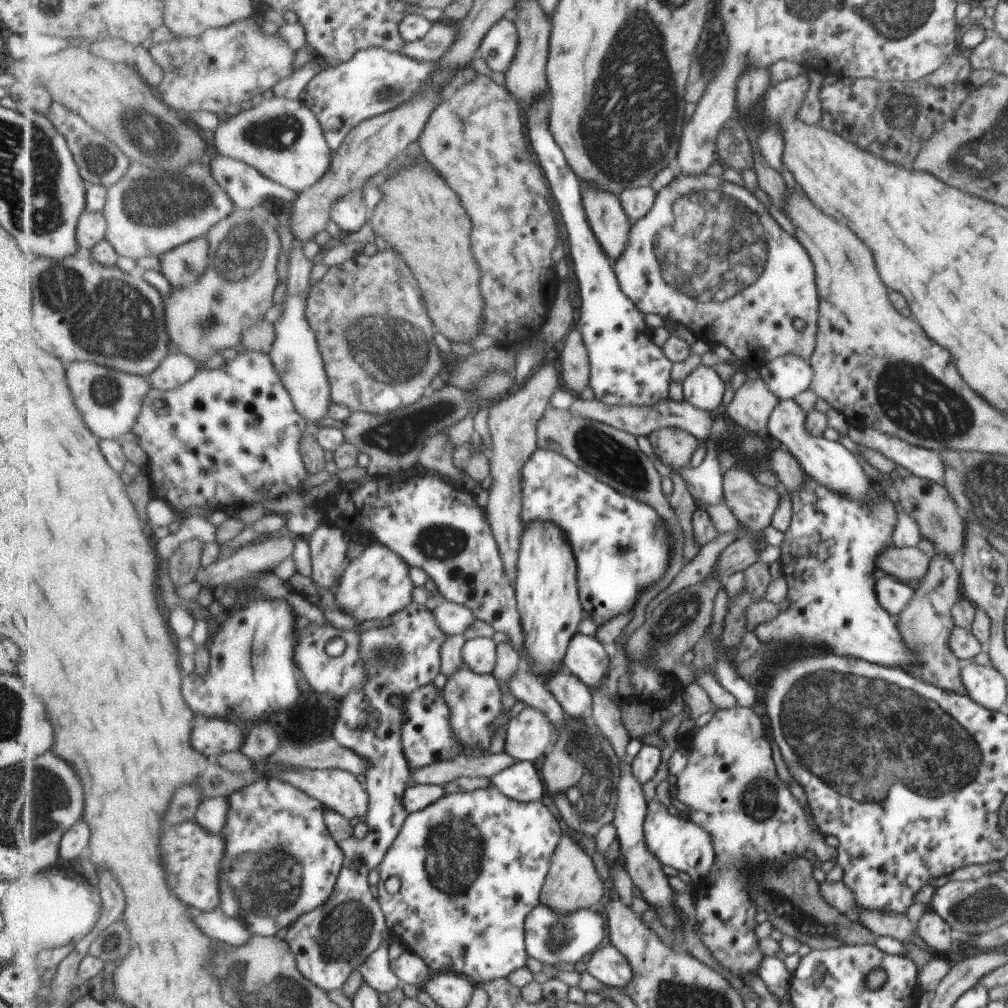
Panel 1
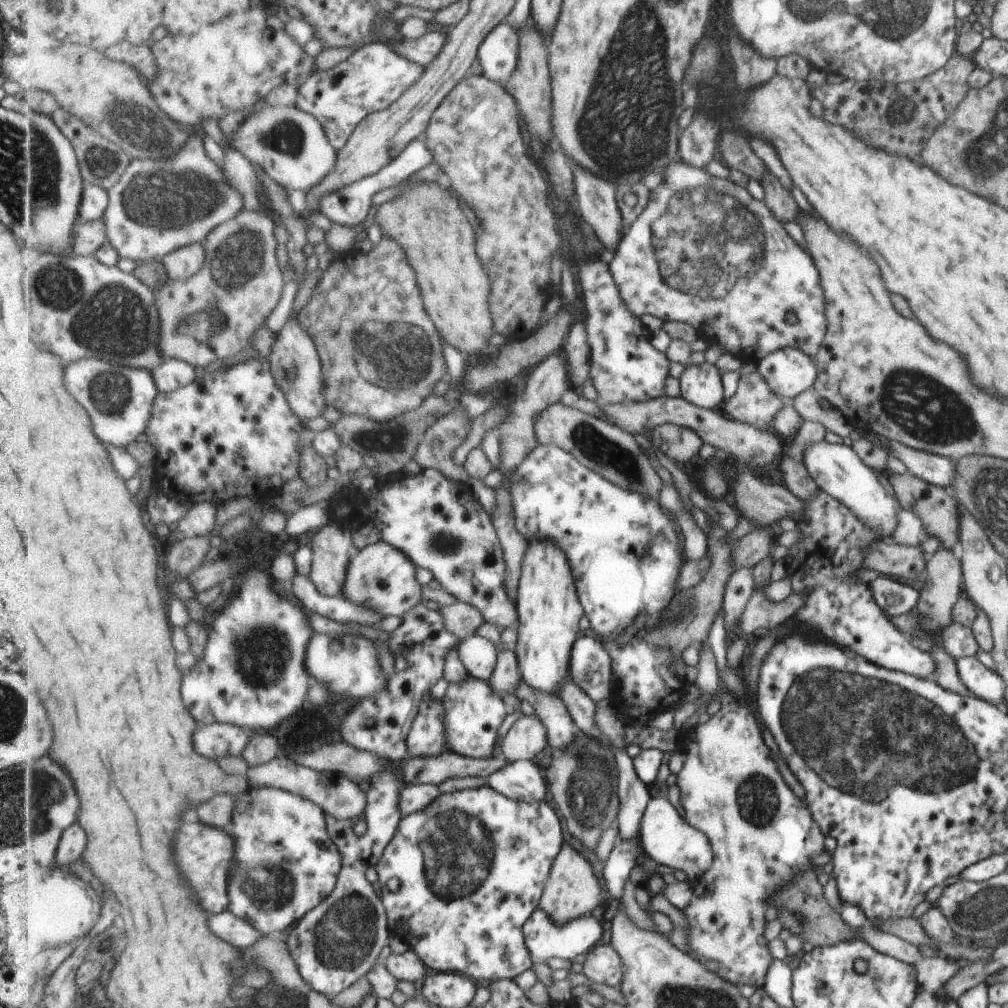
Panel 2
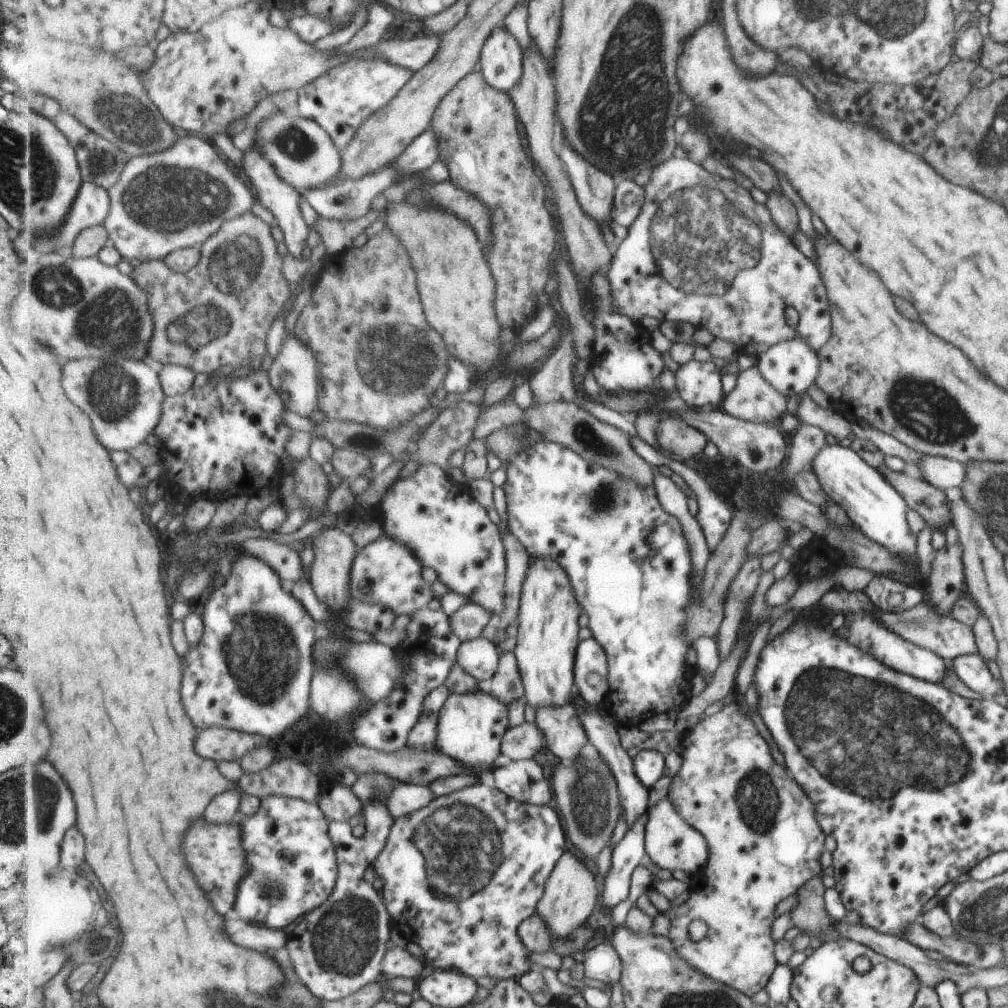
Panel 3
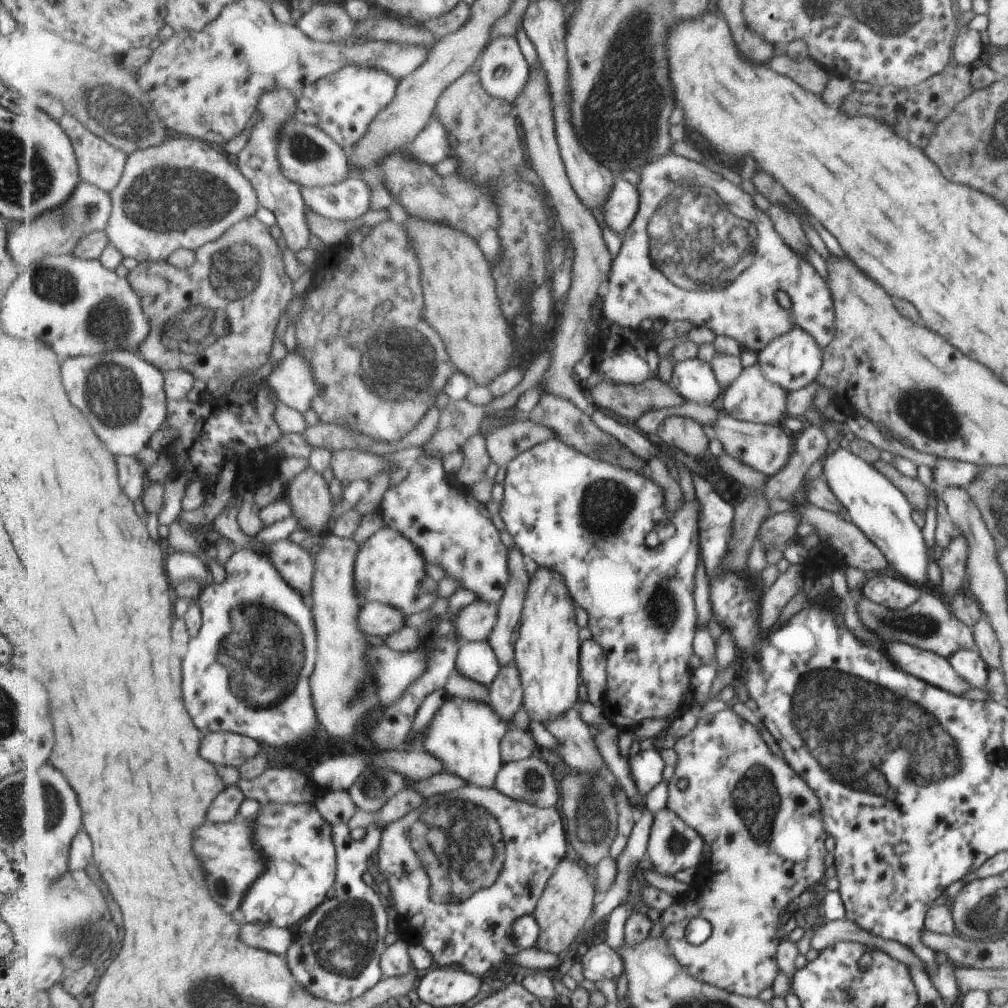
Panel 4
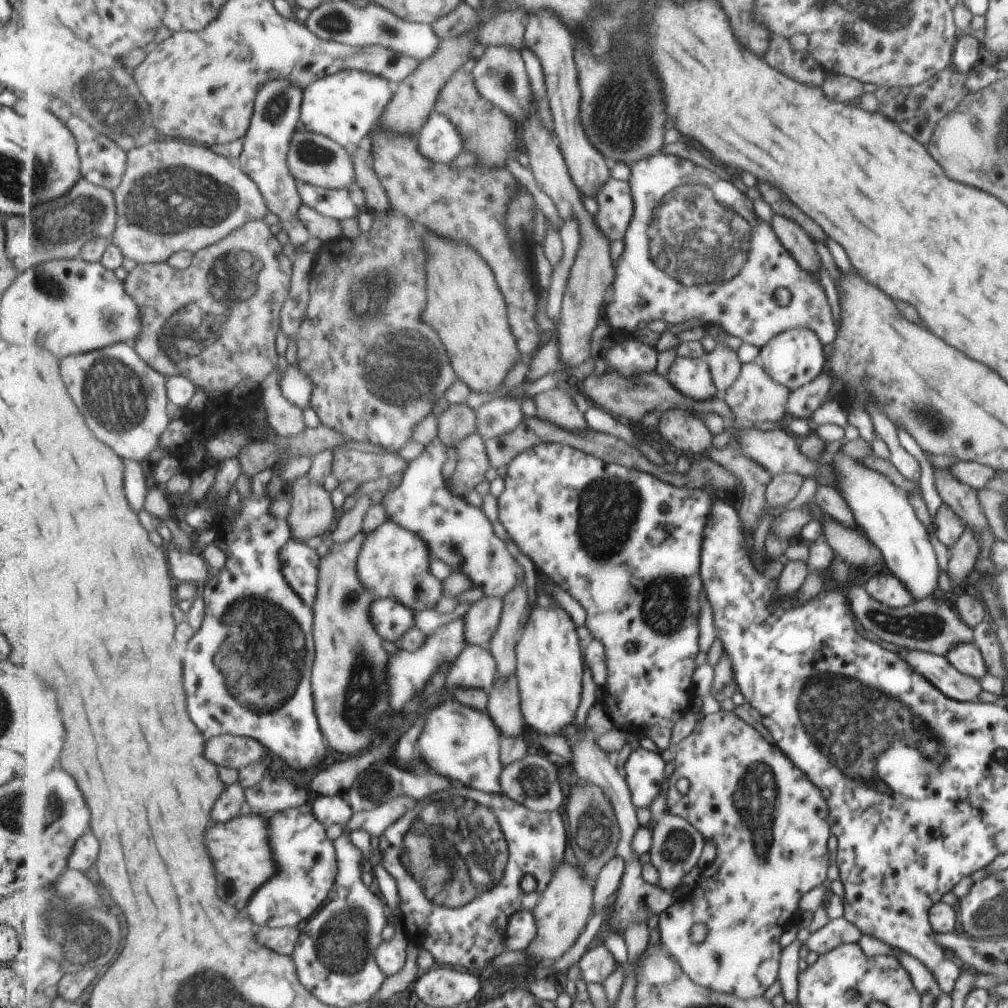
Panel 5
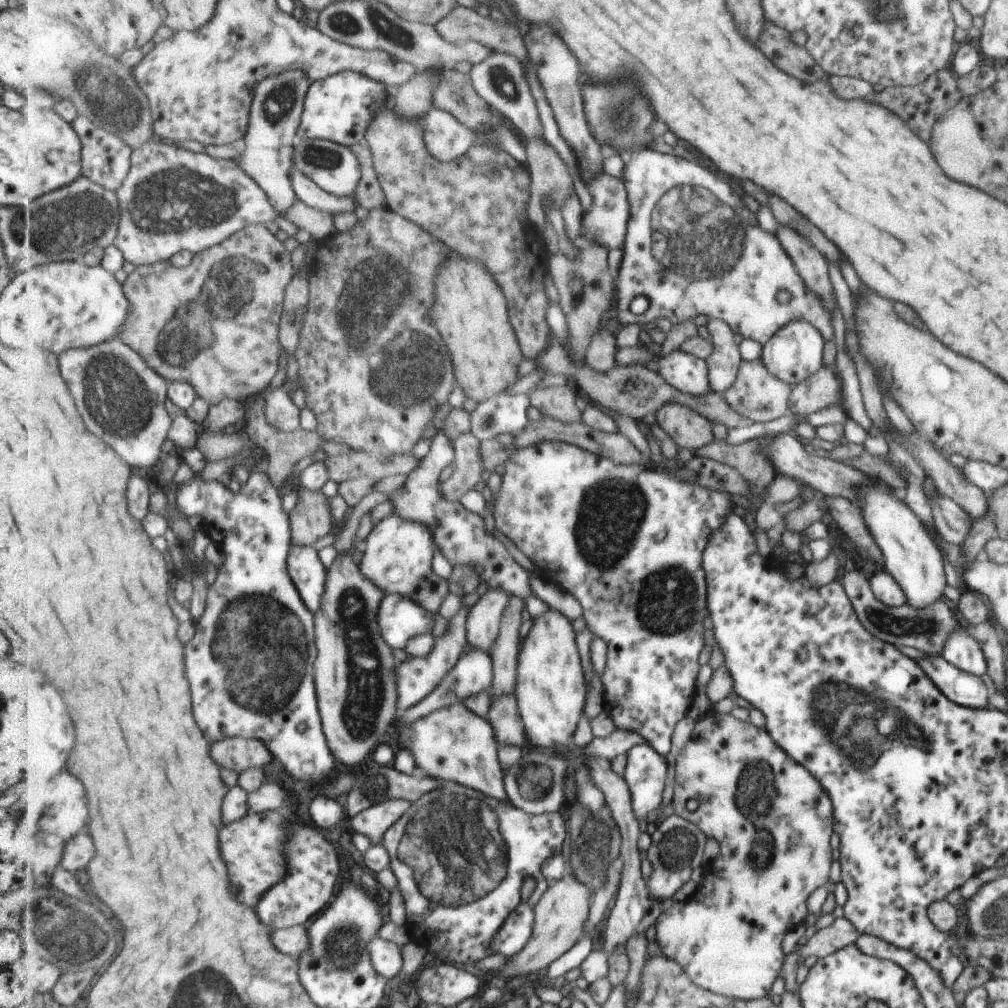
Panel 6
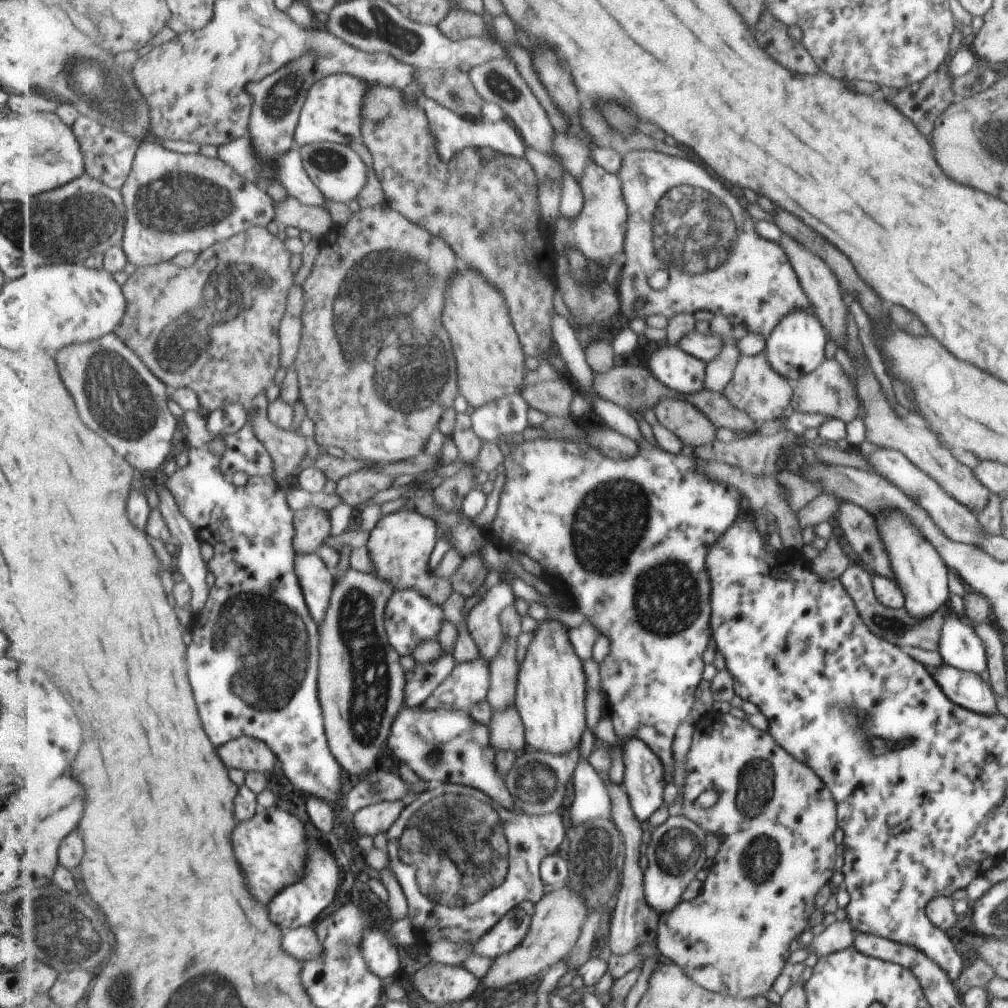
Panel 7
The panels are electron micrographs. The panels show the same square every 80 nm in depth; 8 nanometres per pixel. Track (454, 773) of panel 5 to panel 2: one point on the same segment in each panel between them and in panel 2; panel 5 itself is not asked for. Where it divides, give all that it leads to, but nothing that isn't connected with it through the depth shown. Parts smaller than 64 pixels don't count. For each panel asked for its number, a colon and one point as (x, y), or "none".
2: (474, 710)
3: (472, 725)
4: (466, 735)

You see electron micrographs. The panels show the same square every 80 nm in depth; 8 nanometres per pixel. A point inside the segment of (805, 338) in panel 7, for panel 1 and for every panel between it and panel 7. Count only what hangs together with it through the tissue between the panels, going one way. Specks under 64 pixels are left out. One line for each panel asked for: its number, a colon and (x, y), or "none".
1: (786, 376)
2: (789, 371)
3: (790, 366)
4: (791, 361)
5: (793, 358)
6: (793, 354)

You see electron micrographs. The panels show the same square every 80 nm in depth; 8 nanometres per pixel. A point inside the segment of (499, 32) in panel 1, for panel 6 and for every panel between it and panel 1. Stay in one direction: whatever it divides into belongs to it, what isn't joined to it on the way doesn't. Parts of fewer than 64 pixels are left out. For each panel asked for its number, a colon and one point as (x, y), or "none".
2: (498, 56)
3: (502, 58)
4: (504, 71)
5: (501, 75)
6: (501, 81)

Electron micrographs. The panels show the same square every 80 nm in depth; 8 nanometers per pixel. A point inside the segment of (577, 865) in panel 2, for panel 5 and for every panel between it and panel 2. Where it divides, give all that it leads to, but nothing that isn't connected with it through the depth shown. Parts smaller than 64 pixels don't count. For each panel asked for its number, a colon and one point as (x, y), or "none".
3: (572, 892)
4: (567, 903)
5: (563, 911)

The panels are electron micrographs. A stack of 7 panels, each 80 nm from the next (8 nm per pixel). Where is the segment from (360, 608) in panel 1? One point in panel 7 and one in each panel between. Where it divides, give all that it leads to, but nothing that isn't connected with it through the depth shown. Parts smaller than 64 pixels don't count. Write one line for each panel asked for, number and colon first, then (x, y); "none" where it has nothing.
2: (381, 577)
3: (385, 572)
4: (390, 569)
5: (395, 563)
6: (397, 556)
7: (400, 547)

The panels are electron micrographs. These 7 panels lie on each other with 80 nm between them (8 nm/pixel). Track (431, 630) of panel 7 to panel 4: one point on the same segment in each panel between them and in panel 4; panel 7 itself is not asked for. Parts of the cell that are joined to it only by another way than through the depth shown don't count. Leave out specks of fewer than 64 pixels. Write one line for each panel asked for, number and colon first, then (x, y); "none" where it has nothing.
4: (379, 619)
5: (390, 618)
6: (401, 618)

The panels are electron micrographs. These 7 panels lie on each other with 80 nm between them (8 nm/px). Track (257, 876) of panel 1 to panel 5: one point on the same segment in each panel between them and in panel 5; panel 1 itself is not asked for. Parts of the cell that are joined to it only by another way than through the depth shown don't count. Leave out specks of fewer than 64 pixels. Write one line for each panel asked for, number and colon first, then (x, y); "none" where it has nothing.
2: (285, 864)
3: (293, 862)
4: (297, 842)
5: (307, 860)

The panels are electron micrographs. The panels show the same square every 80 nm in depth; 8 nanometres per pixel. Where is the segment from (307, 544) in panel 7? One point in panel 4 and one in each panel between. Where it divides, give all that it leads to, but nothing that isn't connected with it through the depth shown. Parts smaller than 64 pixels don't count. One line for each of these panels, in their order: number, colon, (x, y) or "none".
4: (308, 492)
5: (312, 514)
6: (311, 519)

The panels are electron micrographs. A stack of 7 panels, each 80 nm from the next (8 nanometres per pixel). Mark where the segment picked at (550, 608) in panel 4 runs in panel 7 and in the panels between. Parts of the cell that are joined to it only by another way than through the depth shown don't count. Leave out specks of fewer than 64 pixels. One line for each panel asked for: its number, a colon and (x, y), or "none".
5: (551, 666)
6: (552, 689)
7: (552, 684)

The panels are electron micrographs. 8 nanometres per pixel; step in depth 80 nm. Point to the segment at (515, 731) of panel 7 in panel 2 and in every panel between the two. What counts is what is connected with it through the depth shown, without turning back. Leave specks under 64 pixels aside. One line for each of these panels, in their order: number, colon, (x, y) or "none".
2: (507, 675)
3: (507, 685)
4: (506, 695)
5: (504, 705)
6: (504, 715)

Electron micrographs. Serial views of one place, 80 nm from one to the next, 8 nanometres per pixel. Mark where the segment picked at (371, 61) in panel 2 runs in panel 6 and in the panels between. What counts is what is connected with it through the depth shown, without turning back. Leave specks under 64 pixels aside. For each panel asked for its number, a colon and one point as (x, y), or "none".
3: (341, 100)
4: (344, 104)
5: (346, 106)
6: (341, 108)

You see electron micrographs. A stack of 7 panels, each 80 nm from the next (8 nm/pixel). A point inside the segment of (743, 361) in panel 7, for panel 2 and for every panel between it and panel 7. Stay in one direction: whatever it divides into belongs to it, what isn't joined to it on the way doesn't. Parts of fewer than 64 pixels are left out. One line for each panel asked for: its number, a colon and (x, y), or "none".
2: (753, 402)
3: (752, 398)
4: (751, 397)
5: (754, 396)
6: (757, 394)

